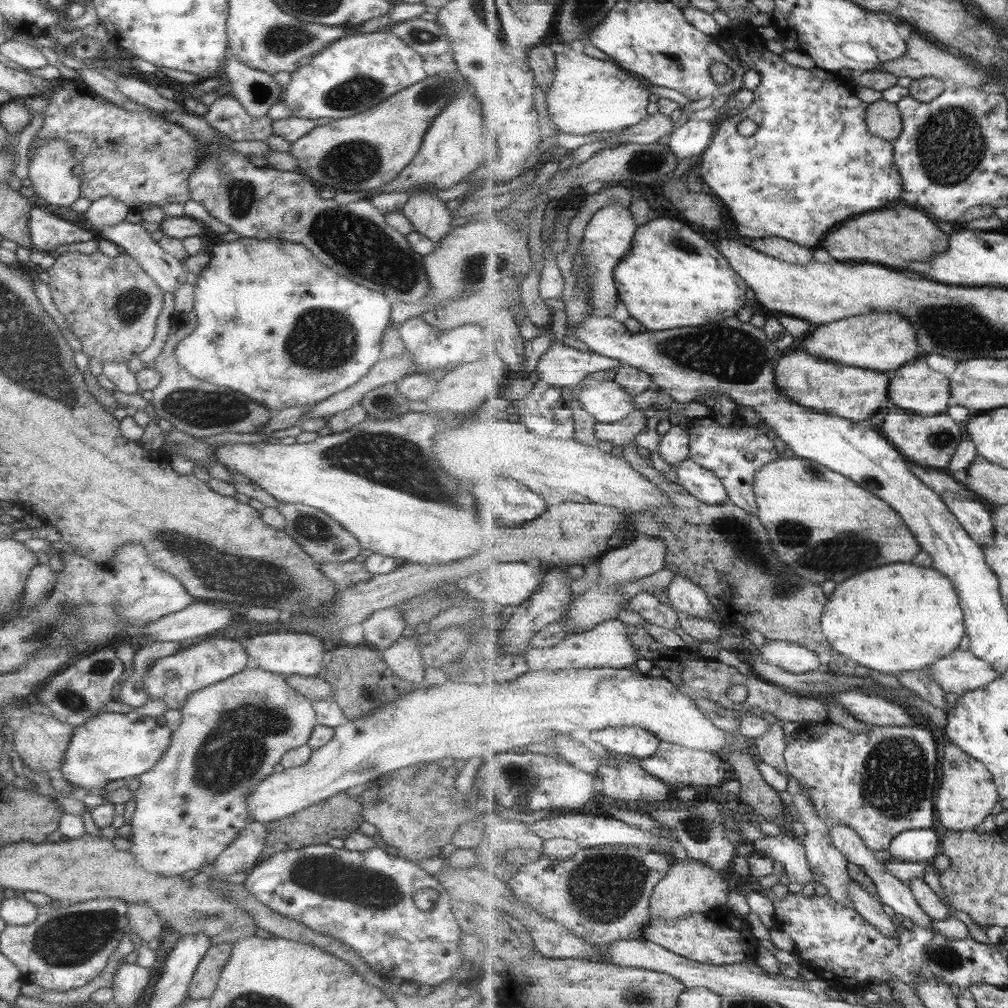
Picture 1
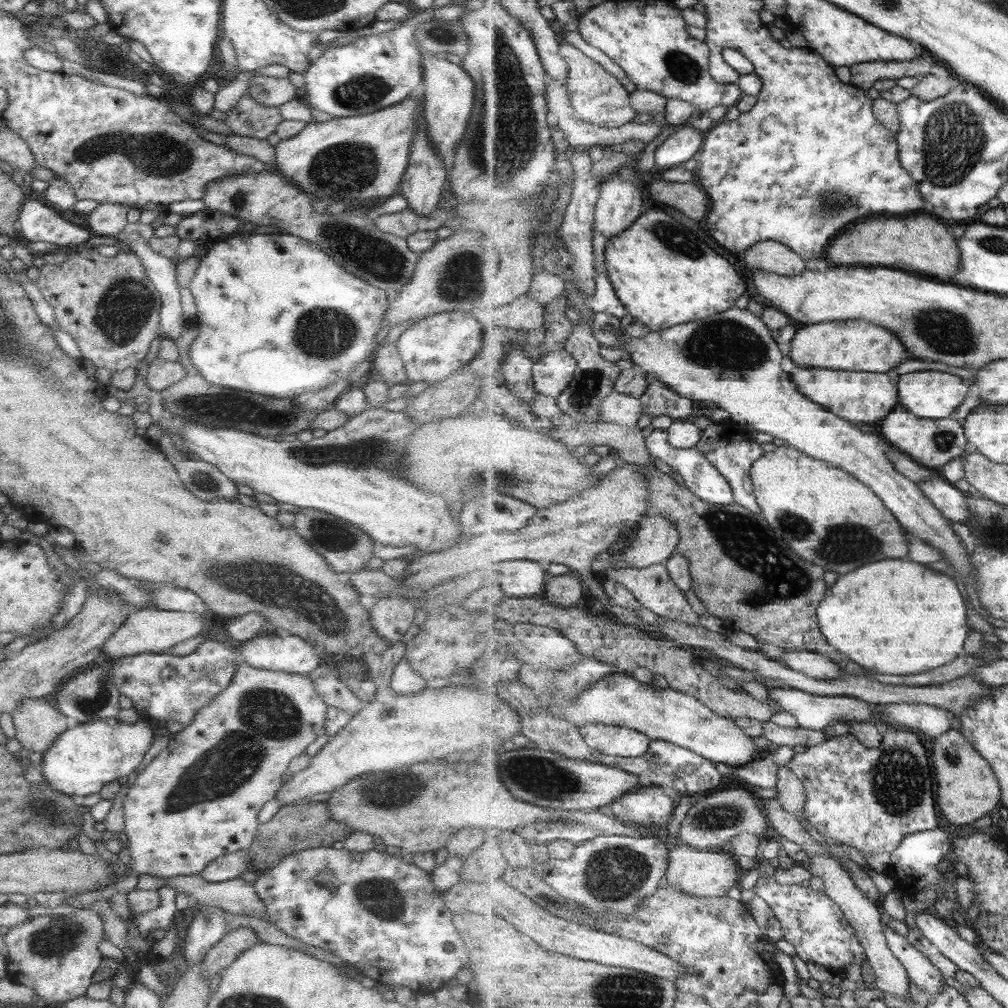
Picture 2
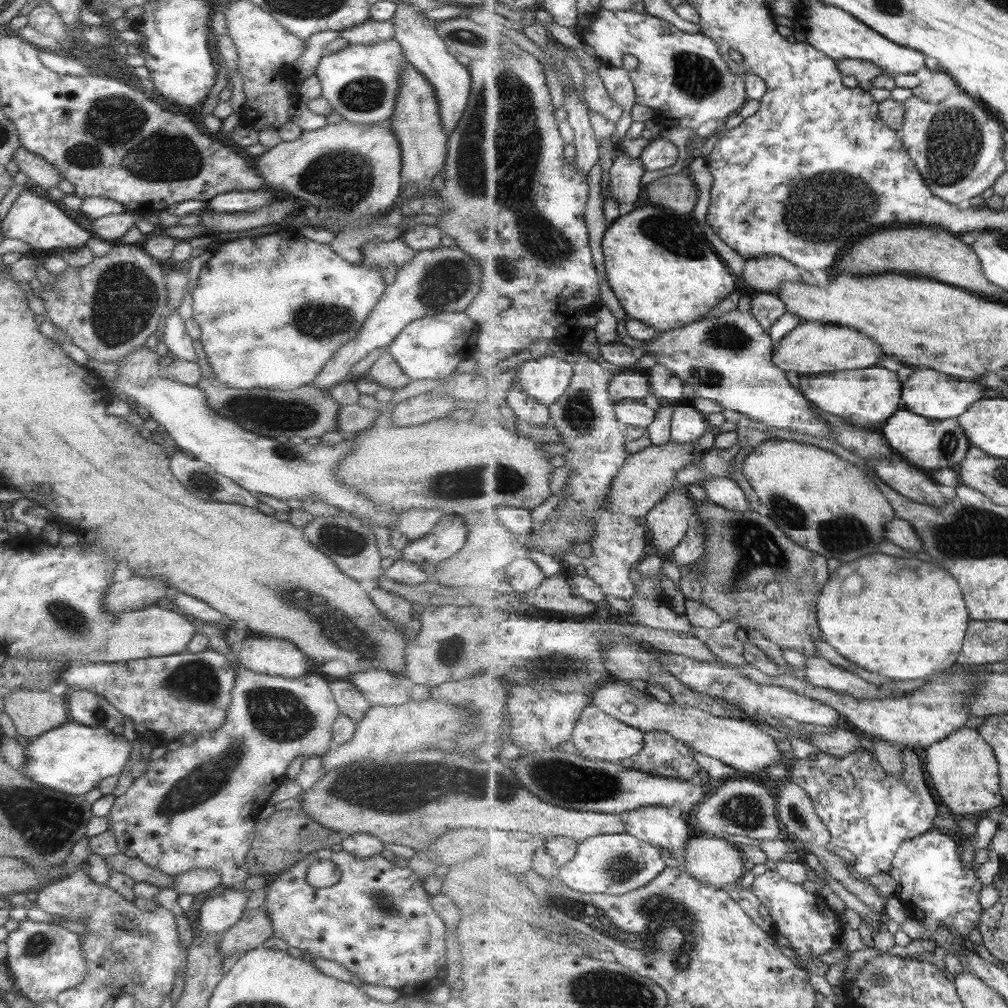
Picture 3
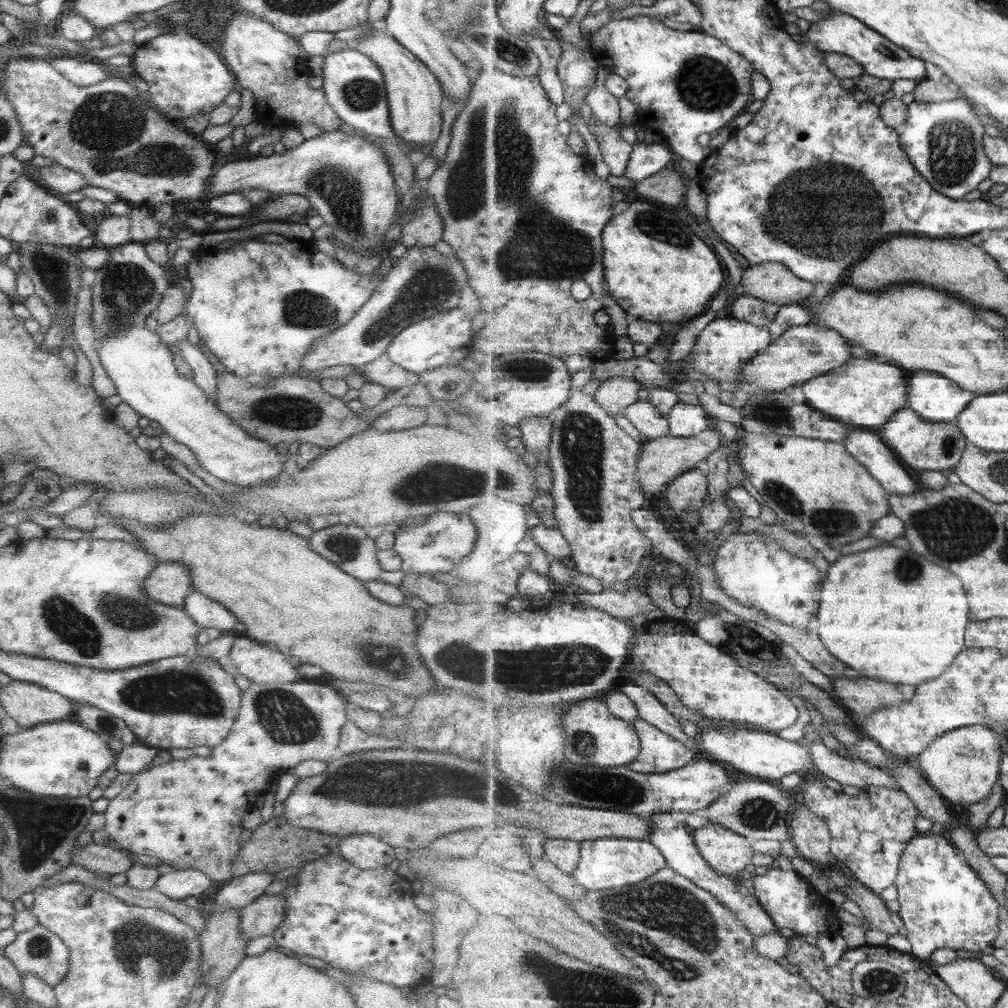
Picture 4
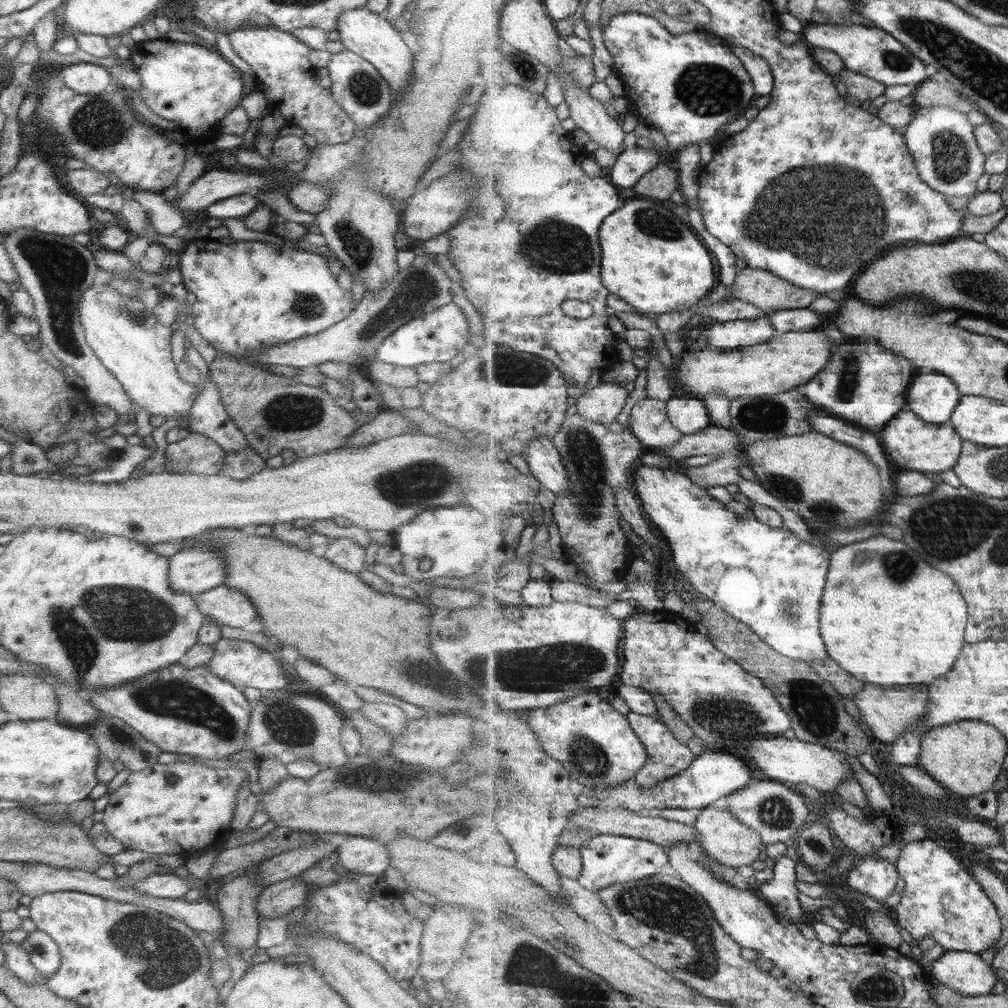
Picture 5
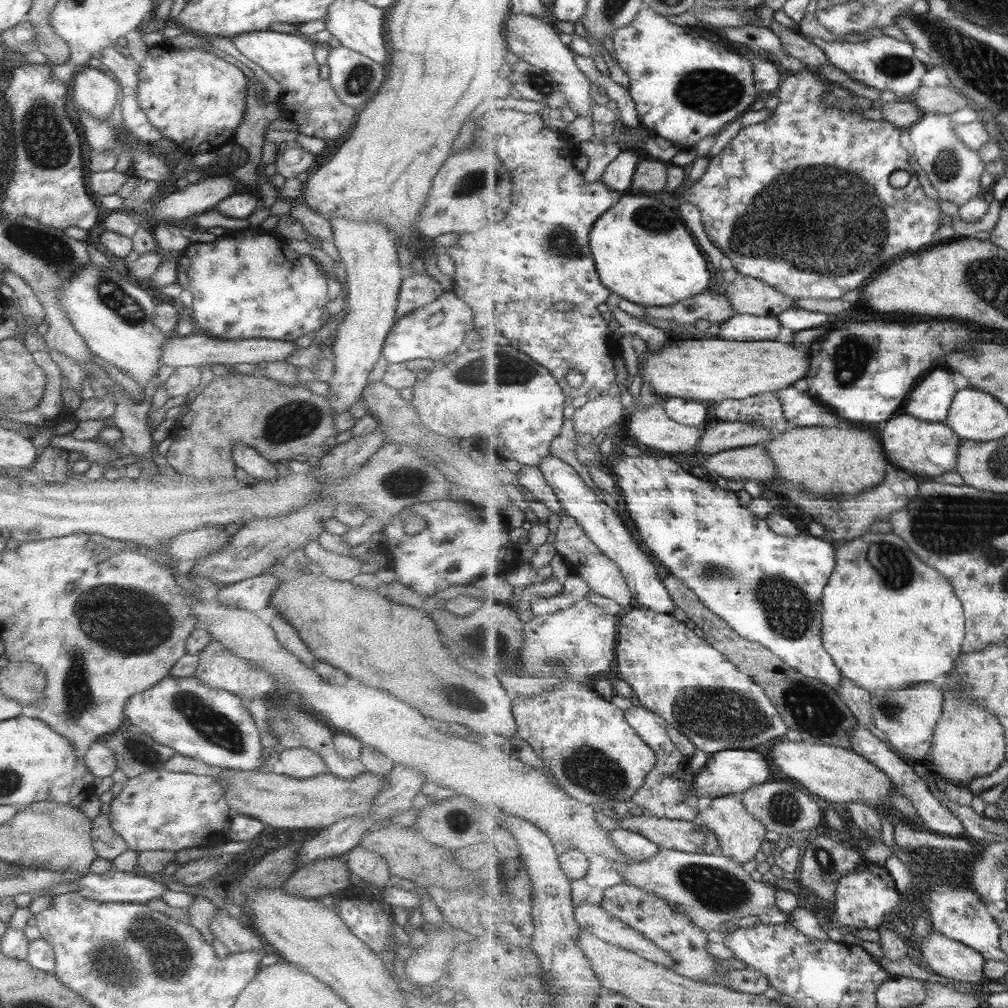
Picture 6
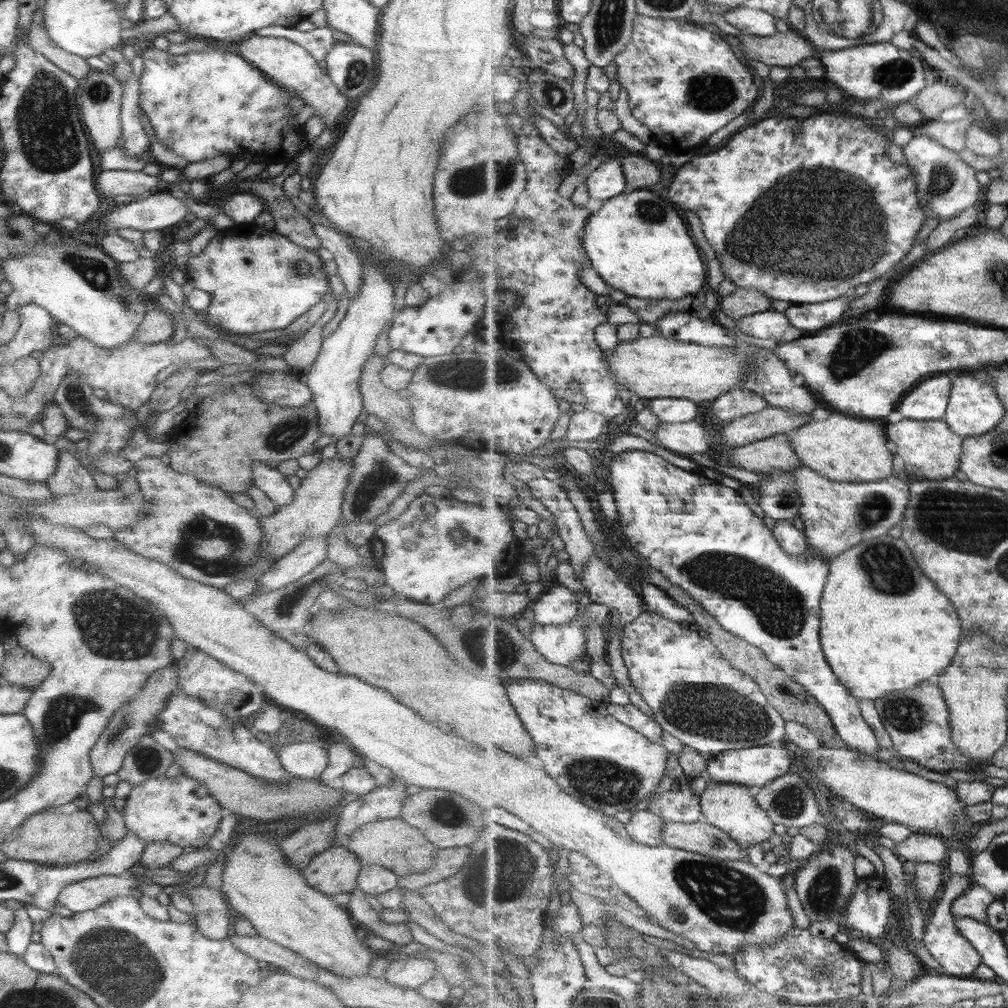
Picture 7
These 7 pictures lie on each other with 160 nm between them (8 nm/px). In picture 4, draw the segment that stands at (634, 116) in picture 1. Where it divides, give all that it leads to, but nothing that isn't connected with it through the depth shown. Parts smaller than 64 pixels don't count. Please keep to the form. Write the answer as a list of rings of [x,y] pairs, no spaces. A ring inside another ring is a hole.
[[[605,70],[597,77],[596,83],[588,92],[585,98],[593,116],[599,120],[610,124],[612,127],[621,126],[621,108],[619,108],[619,98],[613,96],[607,86],[605,86]]]

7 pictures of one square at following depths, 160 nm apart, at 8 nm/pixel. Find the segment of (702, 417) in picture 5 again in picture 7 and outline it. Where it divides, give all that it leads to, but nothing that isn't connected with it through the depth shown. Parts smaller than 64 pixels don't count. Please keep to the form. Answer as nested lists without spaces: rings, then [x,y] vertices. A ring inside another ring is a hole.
[[[667,397],[650,399],[645,403],[662,422],[686,423],[695,421],[700,416],[700,407],[692,400]]]

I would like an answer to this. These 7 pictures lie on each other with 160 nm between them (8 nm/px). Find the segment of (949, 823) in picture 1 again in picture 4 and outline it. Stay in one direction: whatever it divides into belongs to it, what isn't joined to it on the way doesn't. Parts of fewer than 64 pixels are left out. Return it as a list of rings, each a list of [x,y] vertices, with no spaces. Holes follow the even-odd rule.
[[[971,725],[951,732],[935,739],[925,752],[918,755],[918,764],[921,771],[927,776],[928,782],[935,787],[947,801],[955,805],[975,804],[981,802],[991,794],[993,787],[999,781],[1004,750],[1001,736],[985,725]]]

